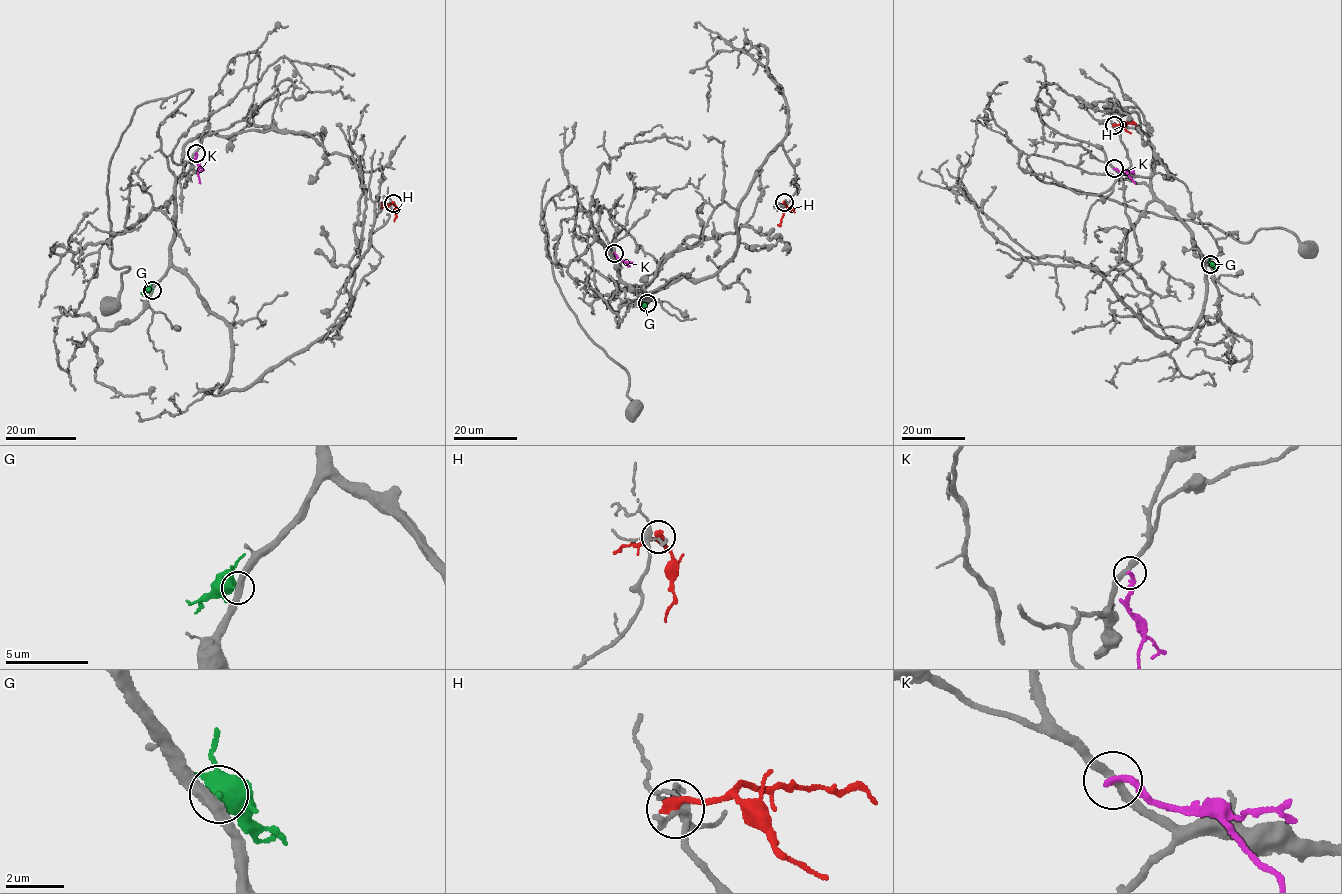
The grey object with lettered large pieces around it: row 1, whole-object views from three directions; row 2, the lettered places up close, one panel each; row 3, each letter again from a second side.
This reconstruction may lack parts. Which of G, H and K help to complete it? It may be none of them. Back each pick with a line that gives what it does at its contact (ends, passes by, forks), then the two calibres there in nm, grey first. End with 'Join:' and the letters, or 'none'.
Join: none

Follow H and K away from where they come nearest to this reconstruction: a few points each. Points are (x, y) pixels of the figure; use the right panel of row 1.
H: (1114, 125), (1132, 121)
K: (1114, 169), (1126, 173), (1135, 183)

